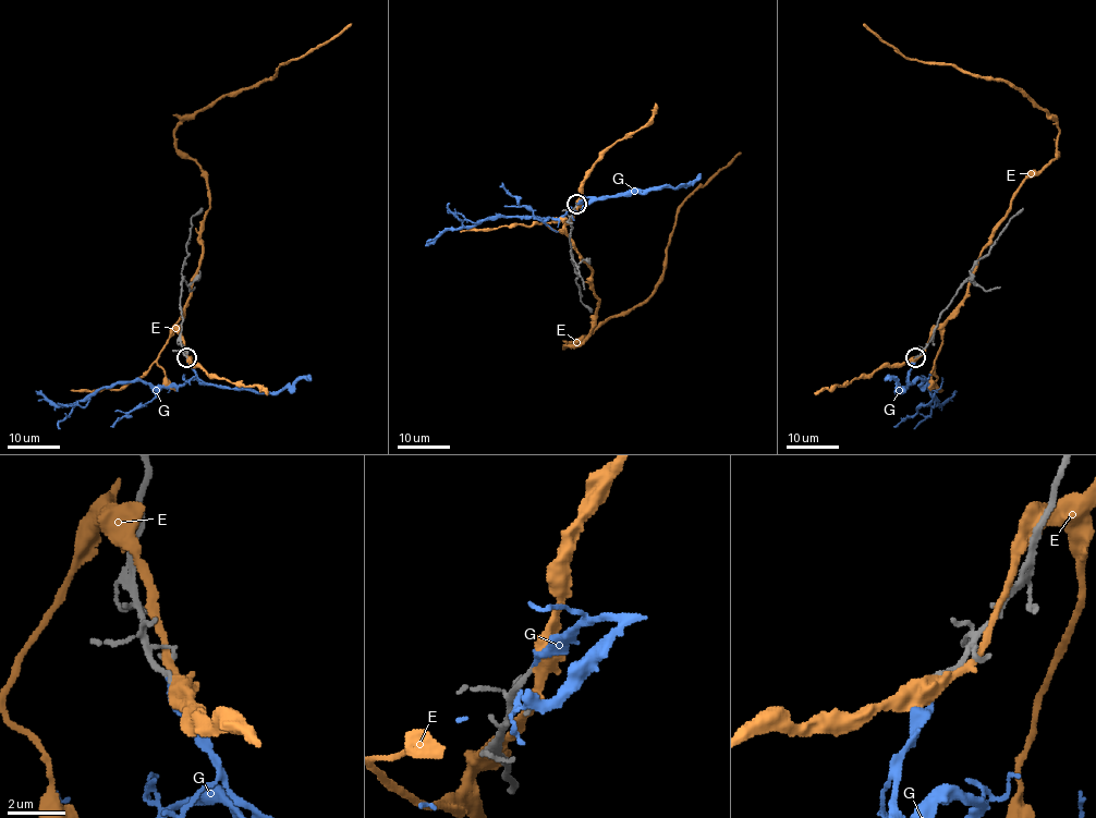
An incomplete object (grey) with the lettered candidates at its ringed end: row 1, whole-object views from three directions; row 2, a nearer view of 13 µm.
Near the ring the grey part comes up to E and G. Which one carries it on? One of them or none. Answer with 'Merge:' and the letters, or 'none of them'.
Merge: G

